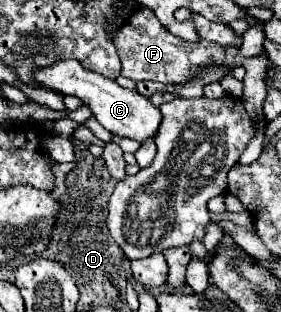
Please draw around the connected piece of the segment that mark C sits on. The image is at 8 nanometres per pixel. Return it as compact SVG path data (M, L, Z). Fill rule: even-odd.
M57 60L51 66L35 68L31 78L41 88L47 88L47 90L57 92L61 96L77 96L85 106L91 108L97 122L117 136L133 138L137 142L145 142L147 138L153 138L153 134L159 128L161 112L159 112L157 106L151 104L149 98L141 96L135 90L121 88L111 78L105 78L105 76L91 72L91 70L85 70L77 60Z

